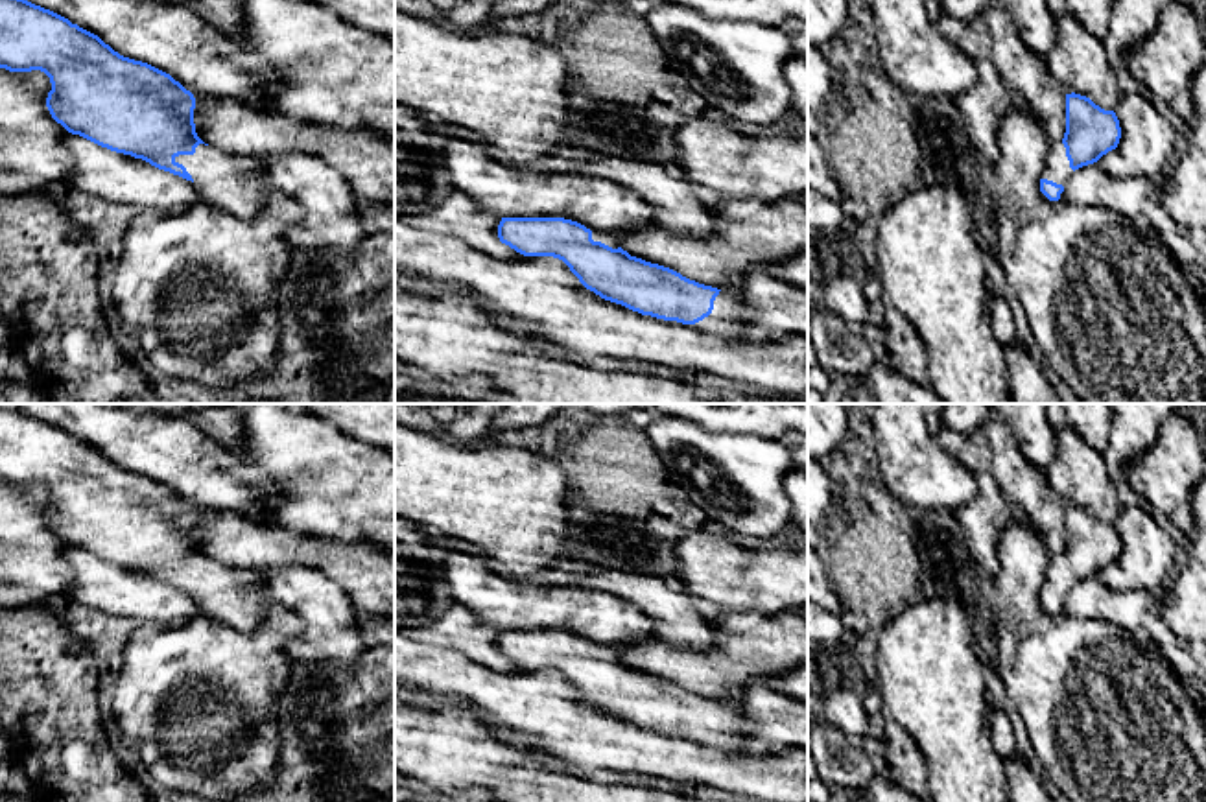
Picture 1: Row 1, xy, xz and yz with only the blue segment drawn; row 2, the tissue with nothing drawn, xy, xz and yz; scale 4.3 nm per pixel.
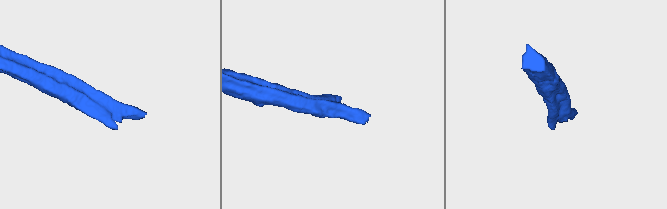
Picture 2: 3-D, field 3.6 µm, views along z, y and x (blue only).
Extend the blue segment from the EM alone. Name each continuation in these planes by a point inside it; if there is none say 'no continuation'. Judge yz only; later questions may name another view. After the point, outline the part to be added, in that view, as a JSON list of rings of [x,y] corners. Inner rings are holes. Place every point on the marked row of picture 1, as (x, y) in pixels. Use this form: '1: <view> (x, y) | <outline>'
1: yz (1057, 168) | [[[1062,142],[1051,144],[1046,157],[1046,168],[1042,171],[1042,179],[1066,186],[1071,173],[1073,170],[1070,168],[1064,144]]]

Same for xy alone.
1: xy (235, 183) | [[[199,144],[194,155],[179,155],[175,162],[192,175],[201,203],[240,218],[256,216],[267,203],[271,186],[264,179],[262,159]]]

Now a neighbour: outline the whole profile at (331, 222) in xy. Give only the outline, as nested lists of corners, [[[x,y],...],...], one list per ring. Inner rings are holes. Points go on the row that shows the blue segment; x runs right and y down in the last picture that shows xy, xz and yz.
[[[286,153],[264,160],[264,179],[302,210],[302,219],[286,230],[290,247],[354,253],[367,236],[350,183],[326,160],[306,153]]]

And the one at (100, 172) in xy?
[[[65,135],[74,168],[70,186],[140,210],[175,210],[199,201],[195,183],[159,170],[142,159],[101,147],[79,135]]]

